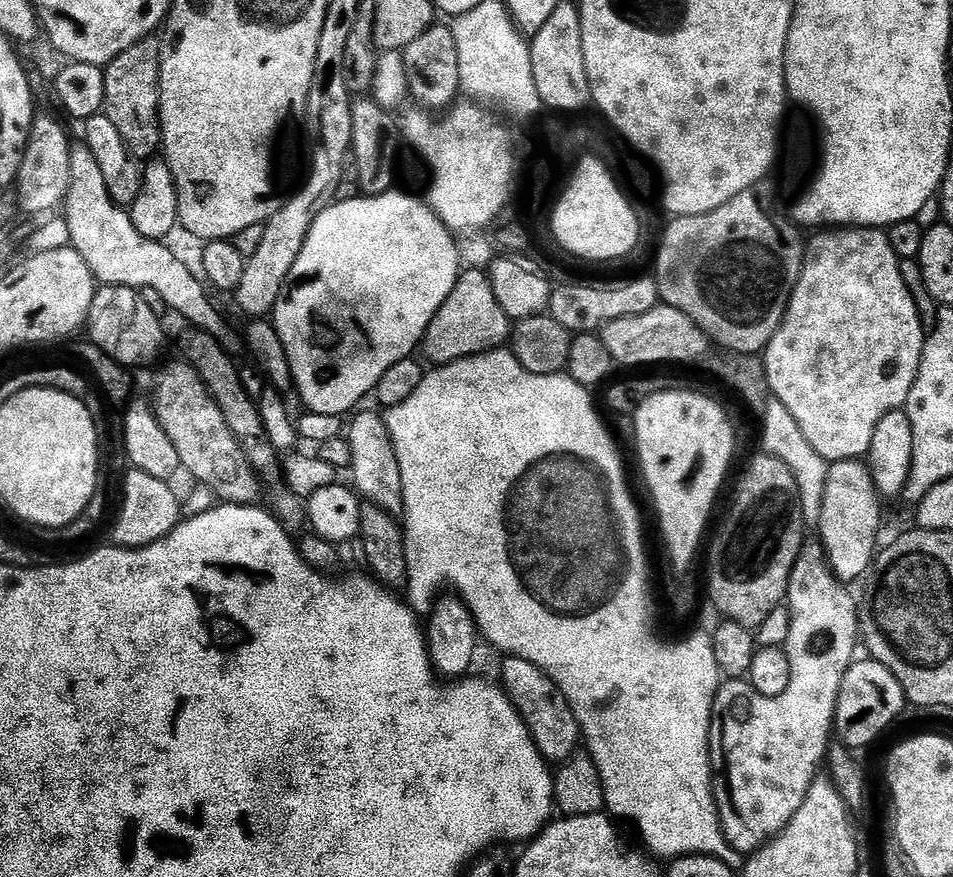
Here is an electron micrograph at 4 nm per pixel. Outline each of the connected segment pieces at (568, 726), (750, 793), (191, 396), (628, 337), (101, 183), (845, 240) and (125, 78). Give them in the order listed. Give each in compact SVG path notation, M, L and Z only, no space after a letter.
M509 655L500 668L502 687L508 693L508 699L524 719L524 724L530 730L532 740L536 744L545 761L563 762L577 755L582 744L580 723L574 718L572 707L560 692L560 687L553 682L546 672L525 658Z
M805 543L798 554L798 562L794 562L786 597L786 607L792 616L786 645L790 658L790 686L786 686L786 694L766 698L750 686L735 688L732 682L721 683L716 691L712 707L716 808L720 812L724 837L738 853L751 854L763 848L788 825L798 810L802 810L802 802L806 802L810 786L818 779L816 767L824 755L824 759L829 755L828 739L831 741L834 736L836 703L842 678L846 678L848 667L857 659L856 644L858 648L861 639L860 612L848 588L851 587L832 573L824 545Z
M183 363L170 365L157 378L154 399L156 417L164 425L166 434L170 434L185 473L188 471L202 483L209 484L221 496L221 501L252 504L256 491L262 488L261 481L248 465L248 459L242 454L230 426L226 426L226 418L222 418L218 402L214 402L210 390L191 363Z
M657 306L646 310L646 314L610 322L602 329L602 339L617 365L629 364L632 368L639 364L688 364L706 355L710 346L709 336L691 317L667 306Z
M81 152L81 156L79 153L72 157L70 186L62 205L62 216L72 225L71 247L82 254L92 275L104 286L117 284L137 290L149 288L157 292L182 319L189 320L196 330L209 336L223 337L224 320L215 302L208 297L205 281L197 273L196 277L167 248L167 243L151 240L138 232L131 215L112 201L106 178L102 178L102 166L96 164L91 152Z
M844 226L839 230L824 230L813 236L816 237L807 245L804 269L798 286L792 292L788 309L784 315L784 322L762 353L764 373L768 379L769 393L778 402L782 402L782 406L786 406L786 410L790 410L794 422L798 422L798 426L801 427L802 434L806 434L806 442L810 442L810 446L814 446L814 450L818 450L818 454L822 454L824 460L829 462L859 460L867 457L870 442L874 442L874 430L878 430L878 422L882 422L882 418L886 418L886 414L899 412L907 405L910 390L918 378L926 335L922 322L919 320L918 307L915 306L914 298L911 297L910 290L907 289L906 282L902 278L901 258L898 254L894 254L894 246L890 246L887 231L878 228Z
M156 38L140 40L130 50L118 54L104 68L106 94L104 95L103 115L118 126L118 134L127 142L128 148L138 158L151 157L152 151L162 144L160 131L160 62L162 47Z

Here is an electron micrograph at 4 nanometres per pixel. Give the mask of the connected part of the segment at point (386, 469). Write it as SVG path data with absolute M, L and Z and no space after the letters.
M357 411L351 417L351 419L353 418L352 425L349 423L346 428L346 439L350 442L352 451L350 473L352 472L353 481L351 480L351 483L354 485L355 491L367 503L378 506L397 518L403 517L402 466L398 466L398 454L394 450L394 442L388 429L387 419L379 411L376 411L377 413L359 412Z

